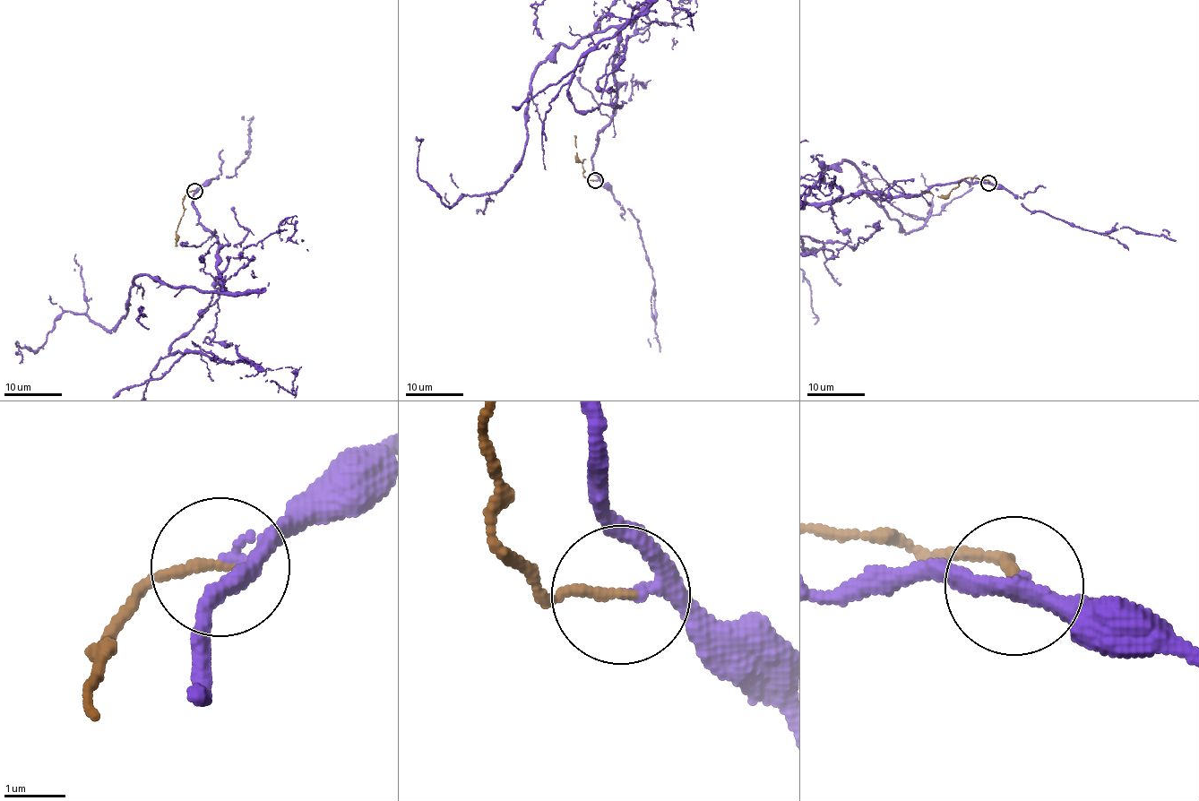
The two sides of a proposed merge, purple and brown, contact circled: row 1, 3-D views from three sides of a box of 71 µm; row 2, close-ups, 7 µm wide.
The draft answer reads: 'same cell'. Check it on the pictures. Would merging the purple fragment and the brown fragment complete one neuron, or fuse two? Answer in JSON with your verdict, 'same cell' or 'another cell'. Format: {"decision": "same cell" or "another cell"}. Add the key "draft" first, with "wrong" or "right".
{"draft": "right", "decision": "same cell"}

